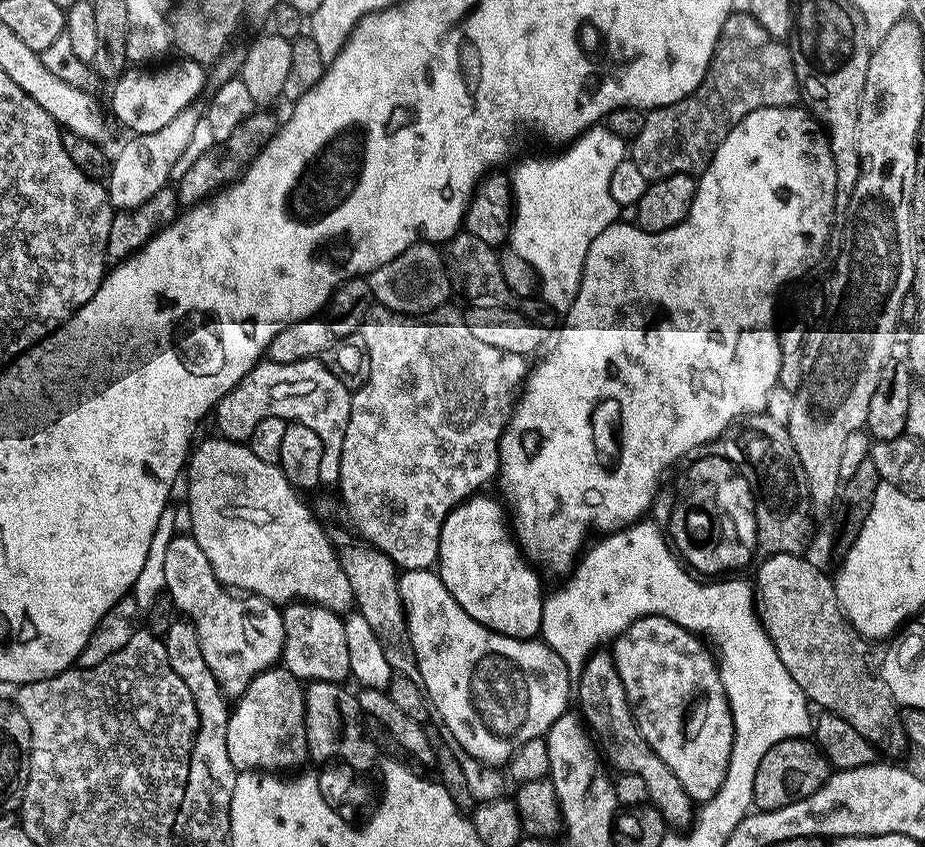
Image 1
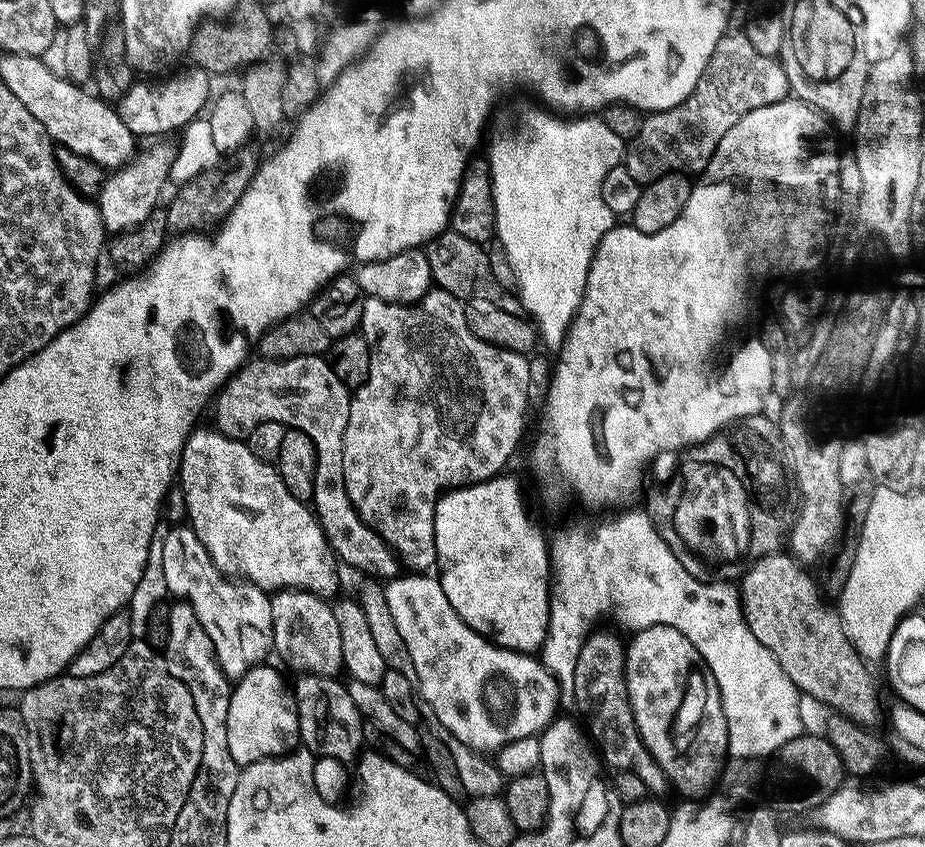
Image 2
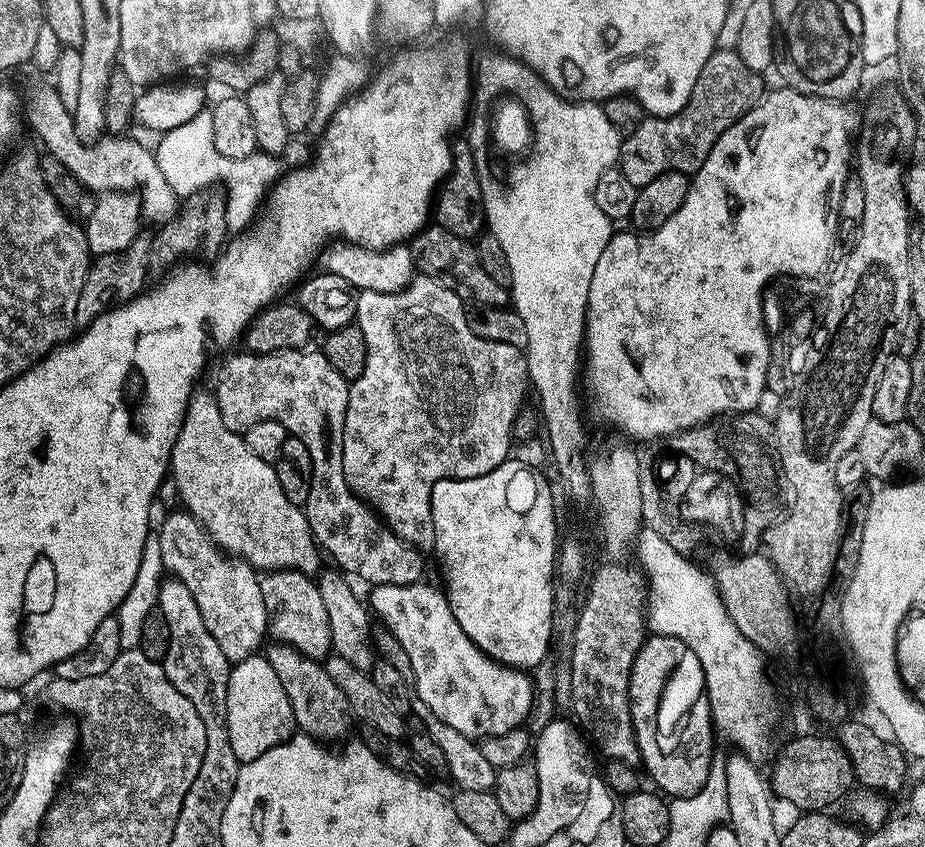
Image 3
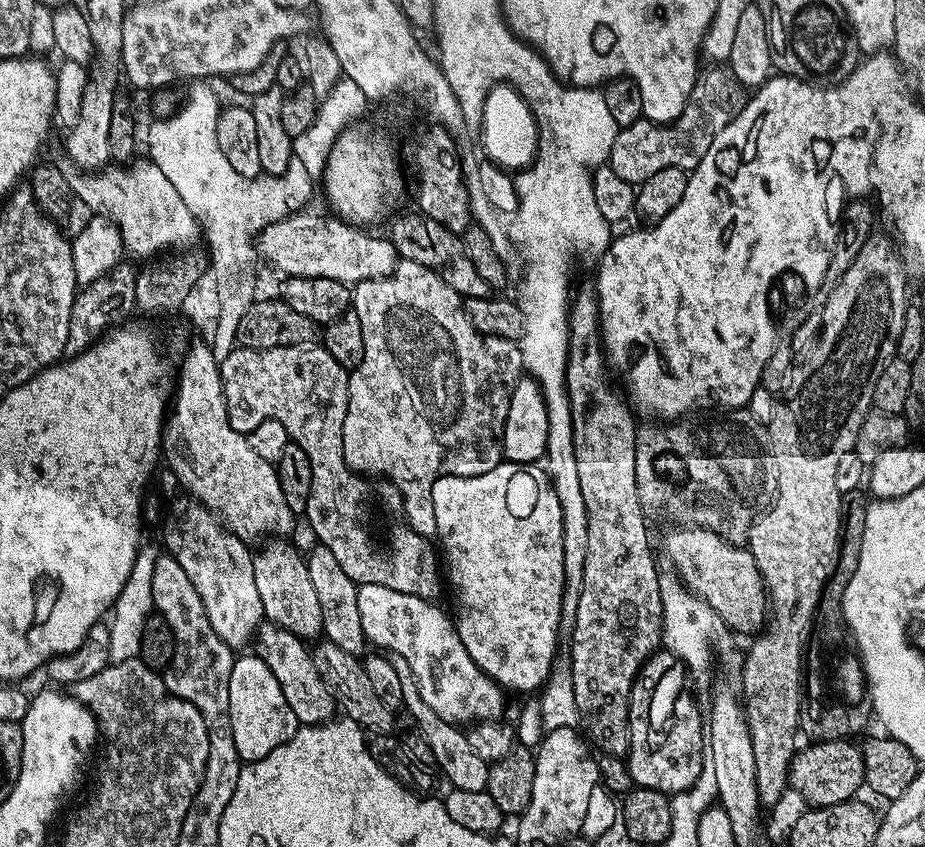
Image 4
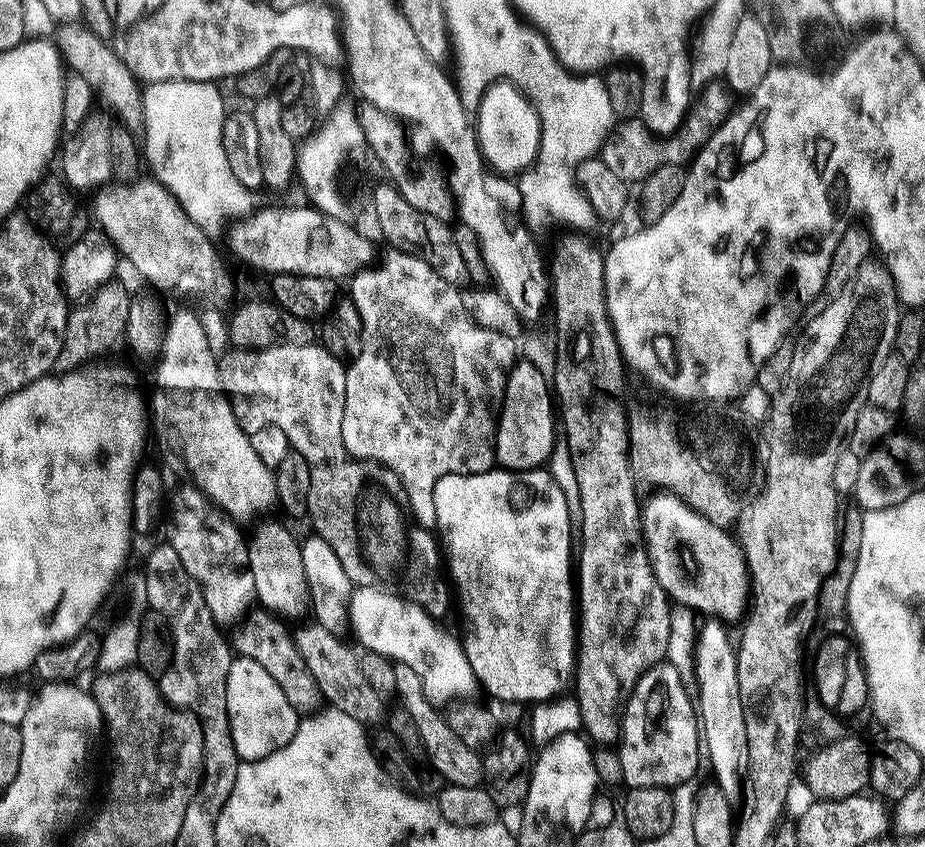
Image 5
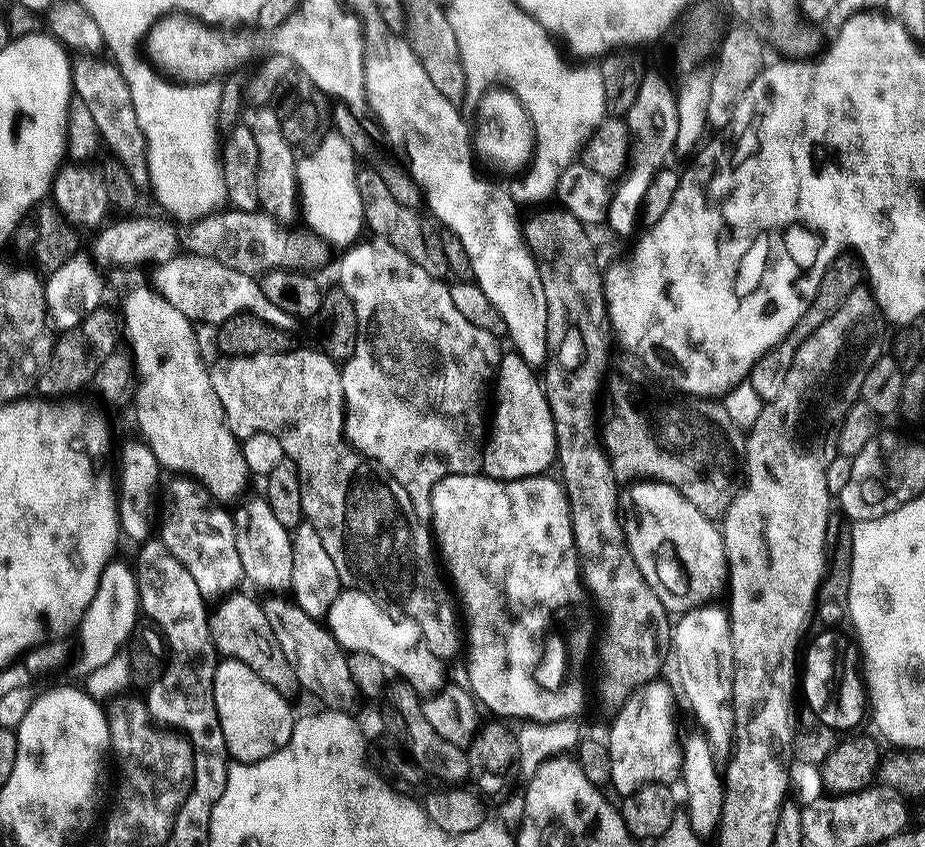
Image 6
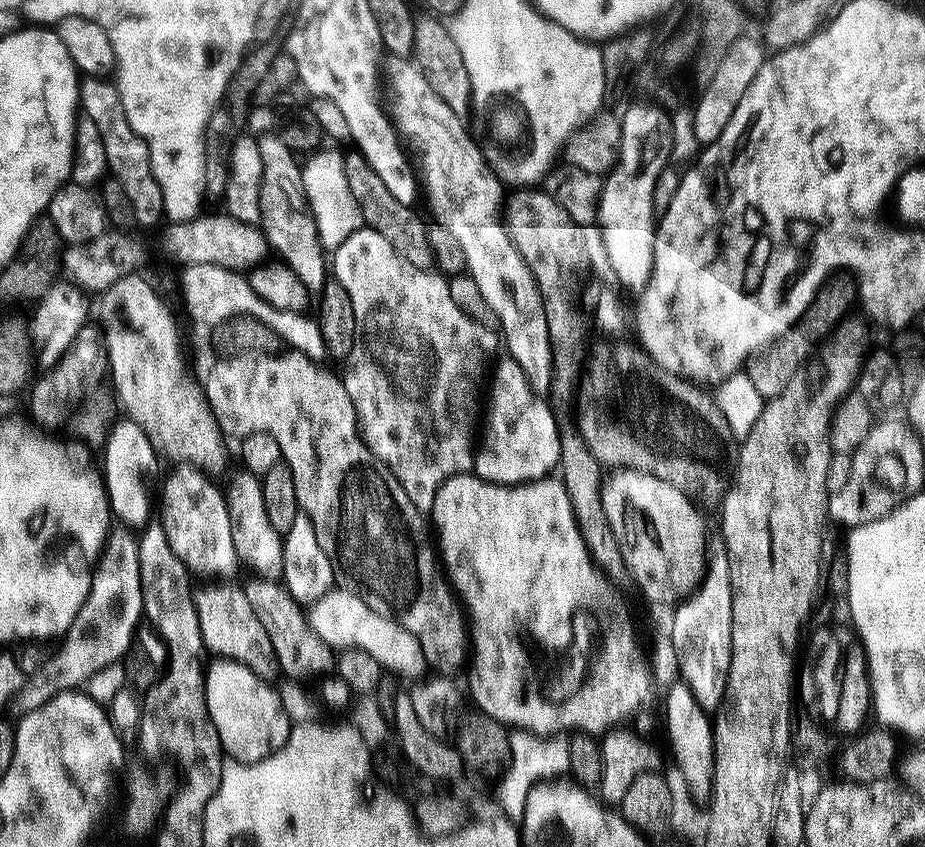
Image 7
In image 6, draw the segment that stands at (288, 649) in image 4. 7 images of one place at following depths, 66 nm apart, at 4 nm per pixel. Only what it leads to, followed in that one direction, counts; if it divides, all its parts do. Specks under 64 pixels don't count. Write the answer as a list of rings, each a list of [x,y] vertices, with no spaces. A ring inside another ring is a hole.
[[[228,594],[219,601],[220,604],[211,609],[208,626],[212,631],[212,640],[216,643],[217,653],[221,657],[229,660],[237,660],[246,666],[250,666],[250,670],[254,670],[254,674],[258,674],[258,678],[262,678],[270,686],[274,686],[279,692],[292,694],[292,691],[297,691],[296,669],[292,667],[292,662],[289,656],[282,654],[282,646],[278,642],[276,632],[270,630],[270,622],[266,619],[264,613],[264,605],[258,599],[255,600],[252,596],[236,596],[240,594]]]

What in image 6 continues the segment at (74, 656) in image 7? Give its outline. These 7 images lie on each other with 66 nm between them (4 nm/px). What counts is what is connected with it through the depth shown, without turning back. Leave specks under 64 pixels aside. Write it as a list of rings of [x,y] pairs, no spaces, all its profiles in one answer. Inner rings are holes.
[[[114,558],[103,568],[95,596],[90,606],[84,611],[76,628],[80,648],[78,650],[78,663],[75,670],[81,676],[92,674],[95,670],[112,660],[113,656],[121,653],[125,644],[131,639],[133,629],[140,616],[139,596],[137,594],[137,582],[133,567]]]

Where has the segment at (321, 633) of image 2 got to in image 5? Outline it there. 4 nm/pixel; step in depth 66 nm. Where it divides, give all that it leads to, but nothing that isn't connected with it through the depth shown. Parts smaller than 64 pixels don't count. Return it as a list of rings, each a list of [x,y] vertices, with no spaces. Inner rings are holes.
[[[260,524],[253,530],[252,540],[250,536],[247,546],[248,573],[254,578],[255,599],[261,600],[265,609],[285,617],[307,613],[310,601],[302,570],[301,541],[295,540],[284,524]]]

